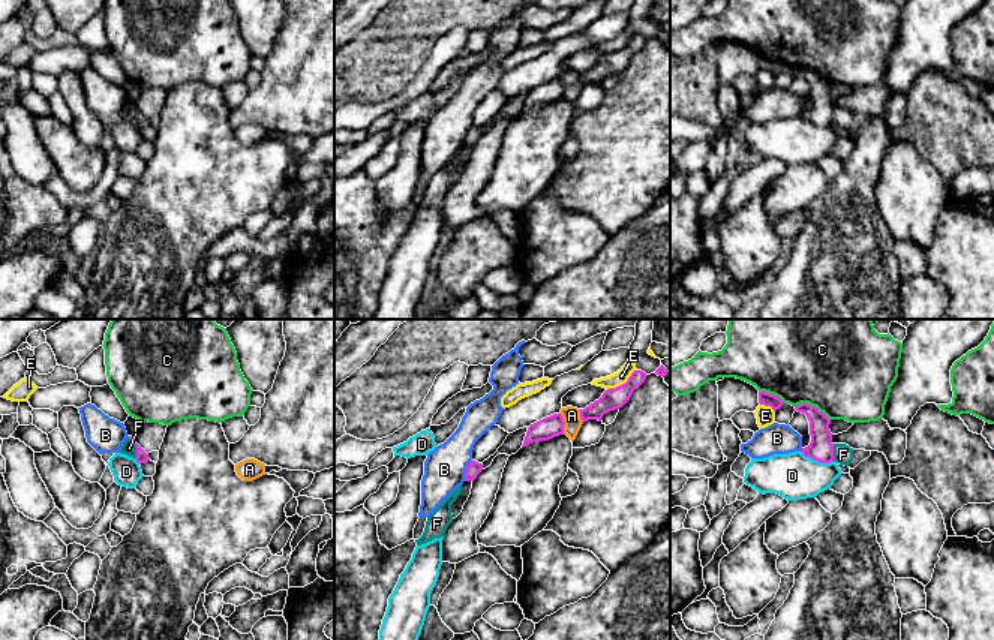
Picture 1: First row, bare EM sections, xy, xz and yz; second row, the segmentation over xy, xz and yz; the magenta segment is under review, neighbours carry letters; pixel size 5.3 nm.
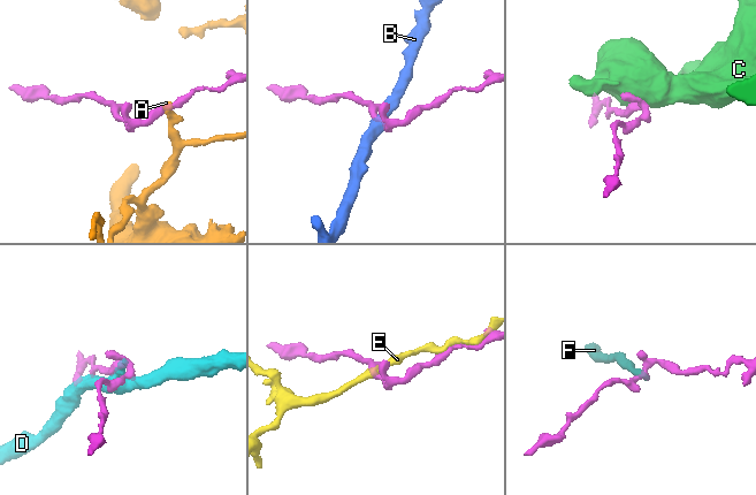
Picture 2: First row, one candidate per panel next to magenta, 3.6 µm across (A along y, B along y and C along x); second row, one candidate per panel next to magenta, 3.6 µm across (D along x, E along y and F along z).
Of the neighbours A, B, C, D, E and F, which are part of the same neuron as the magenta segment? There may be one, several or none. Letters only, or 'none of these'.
none of these

